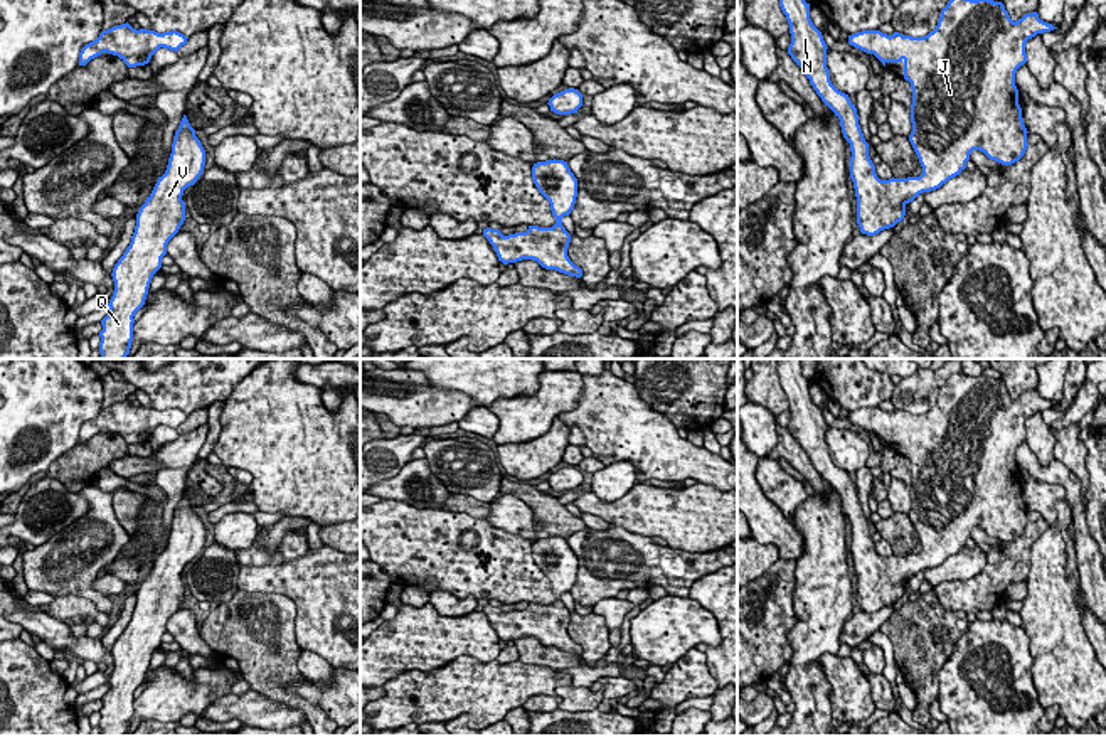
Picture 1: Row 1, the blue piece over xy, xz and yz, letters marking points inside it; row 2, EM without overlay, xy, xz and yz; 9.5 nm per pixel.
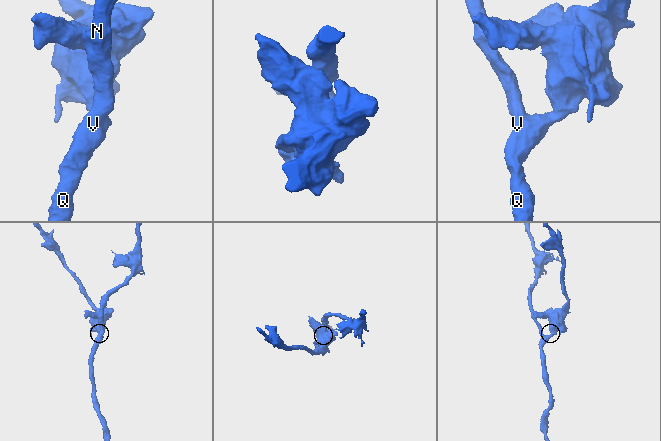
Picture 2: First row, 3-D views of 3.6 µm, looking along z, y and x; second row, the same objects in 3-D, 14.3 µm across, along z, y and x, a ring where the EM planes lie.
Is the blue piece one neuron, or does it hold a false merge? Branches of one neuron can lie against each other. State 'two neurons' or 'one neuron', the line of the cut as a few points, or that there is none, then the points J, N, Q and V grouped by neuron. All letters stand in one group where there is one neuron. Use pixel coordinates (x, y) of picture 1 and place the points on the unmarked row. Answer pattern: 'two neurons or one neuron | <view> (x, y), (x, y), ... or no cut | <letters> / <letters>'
one neuron | no cut | J N Q V

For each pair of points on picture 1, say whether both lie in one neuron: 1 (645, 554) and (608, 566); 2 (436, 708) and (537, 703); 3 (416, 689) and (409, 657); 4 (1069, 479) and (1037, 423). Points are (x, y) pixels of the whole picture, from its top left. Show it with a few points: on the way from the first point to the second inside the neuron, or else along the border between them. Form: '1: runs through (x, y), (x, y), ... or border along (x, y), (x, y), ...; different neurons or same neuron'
1: runs through (637, 561), (616, 561); same neuron
2: border along (554, 694), (534, 694), (521, 706); different neurons
3: border along (451, 661), (428, 671), (403, 671), (382, 686); different neurons
4: border along (1026, 440), (1042, 465), (1052, 460); different neurons

